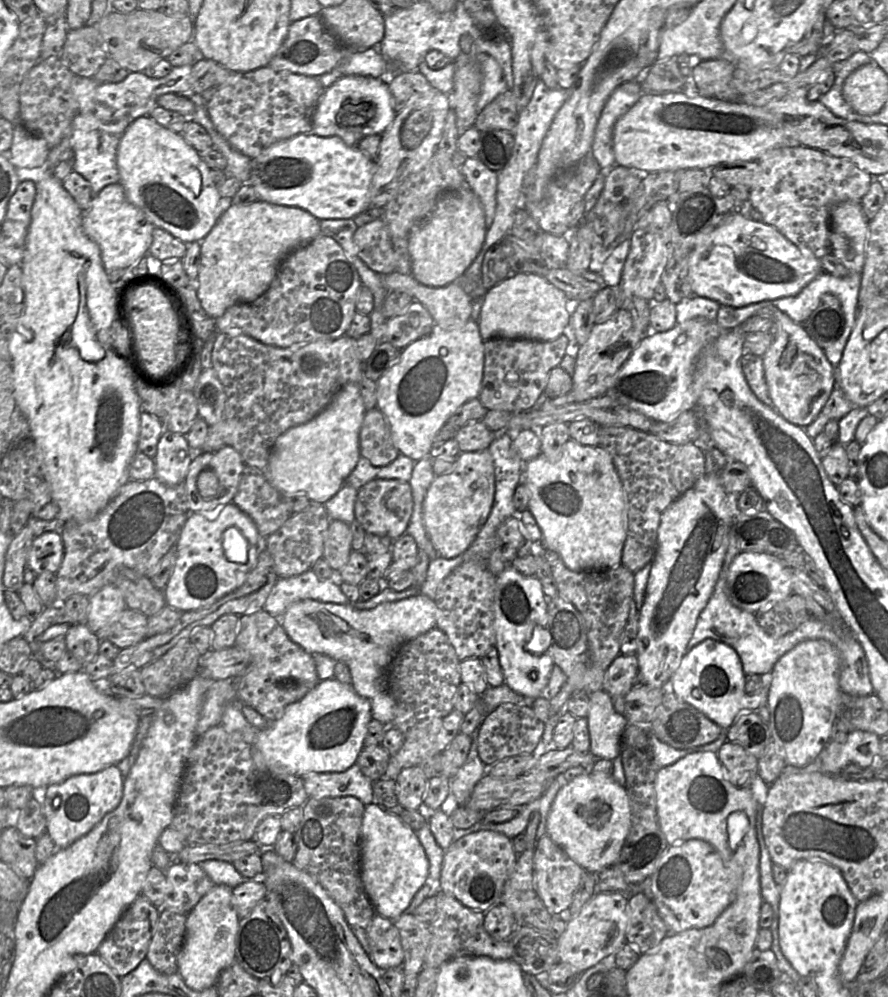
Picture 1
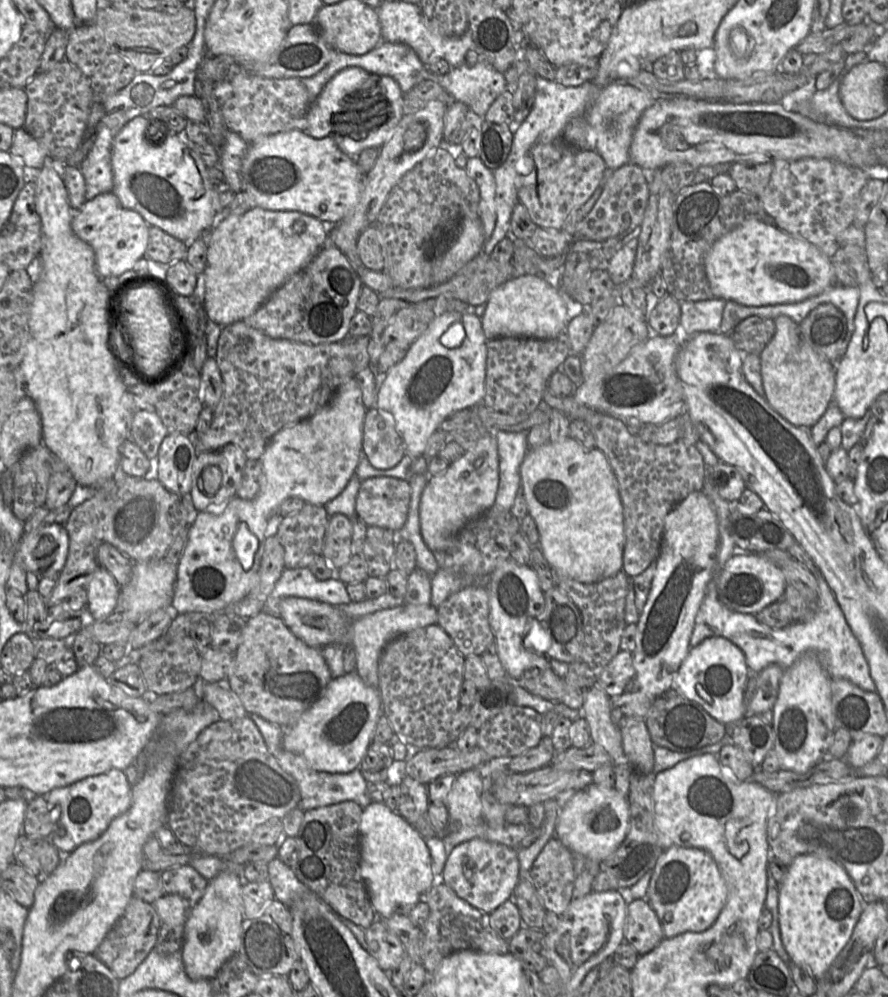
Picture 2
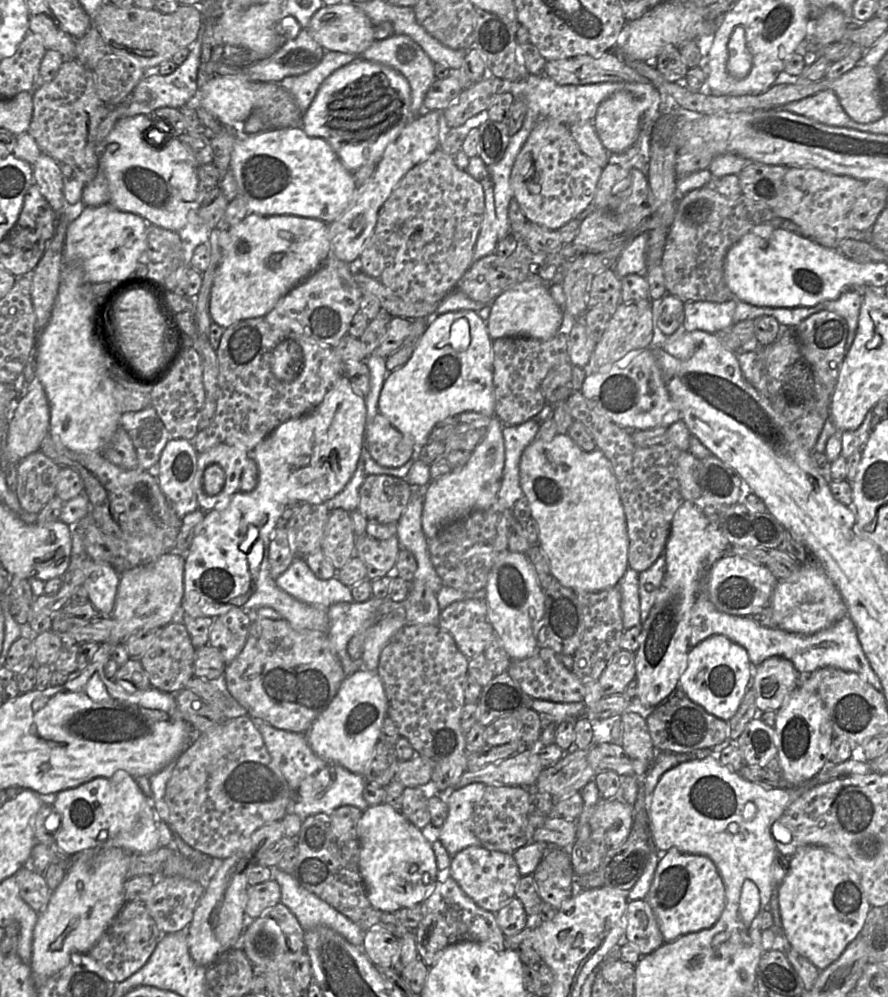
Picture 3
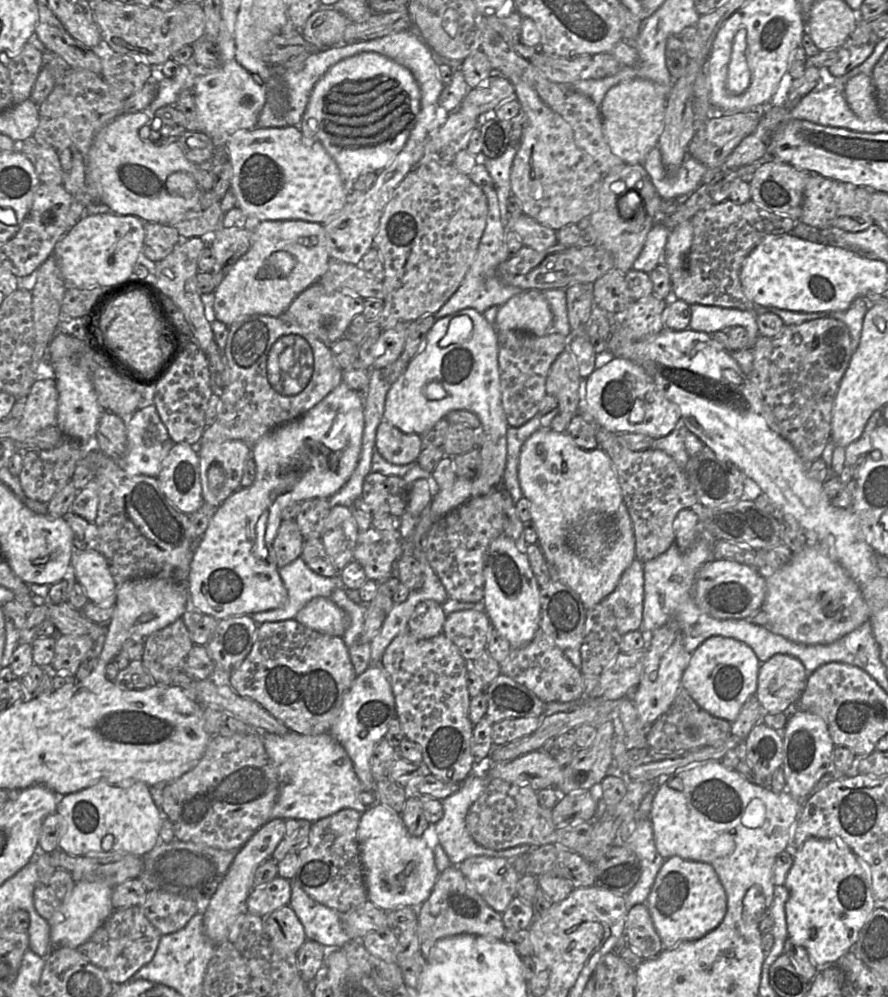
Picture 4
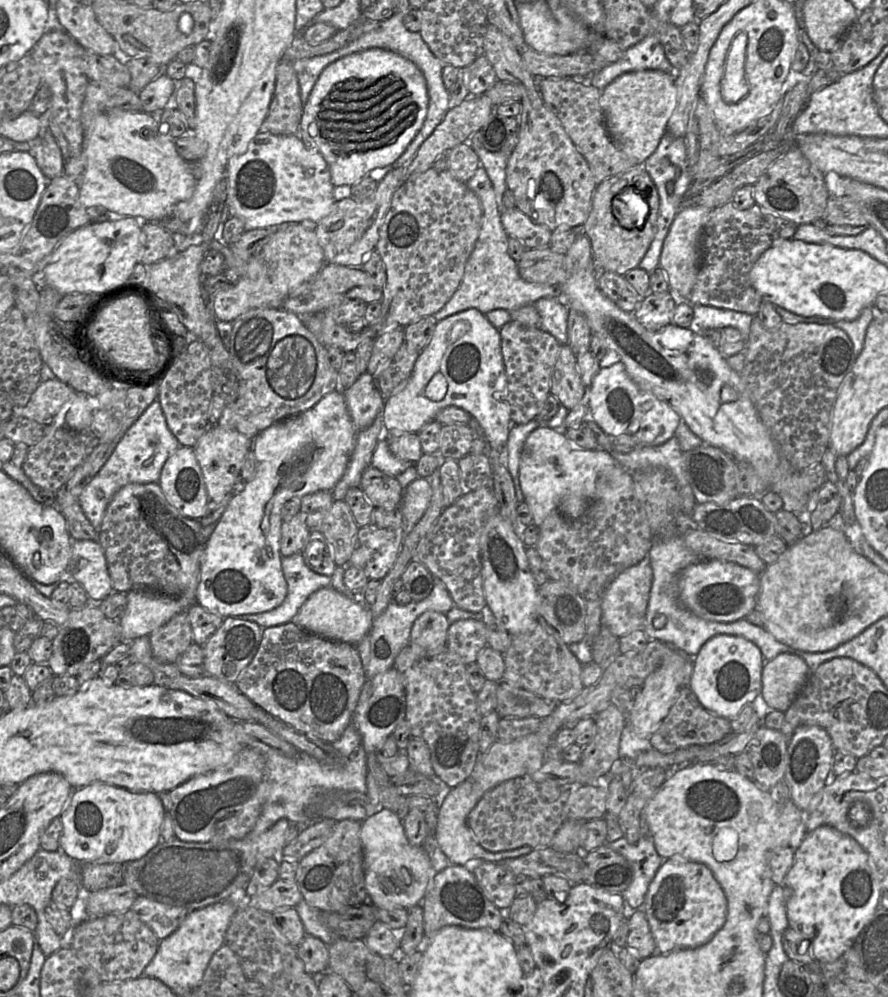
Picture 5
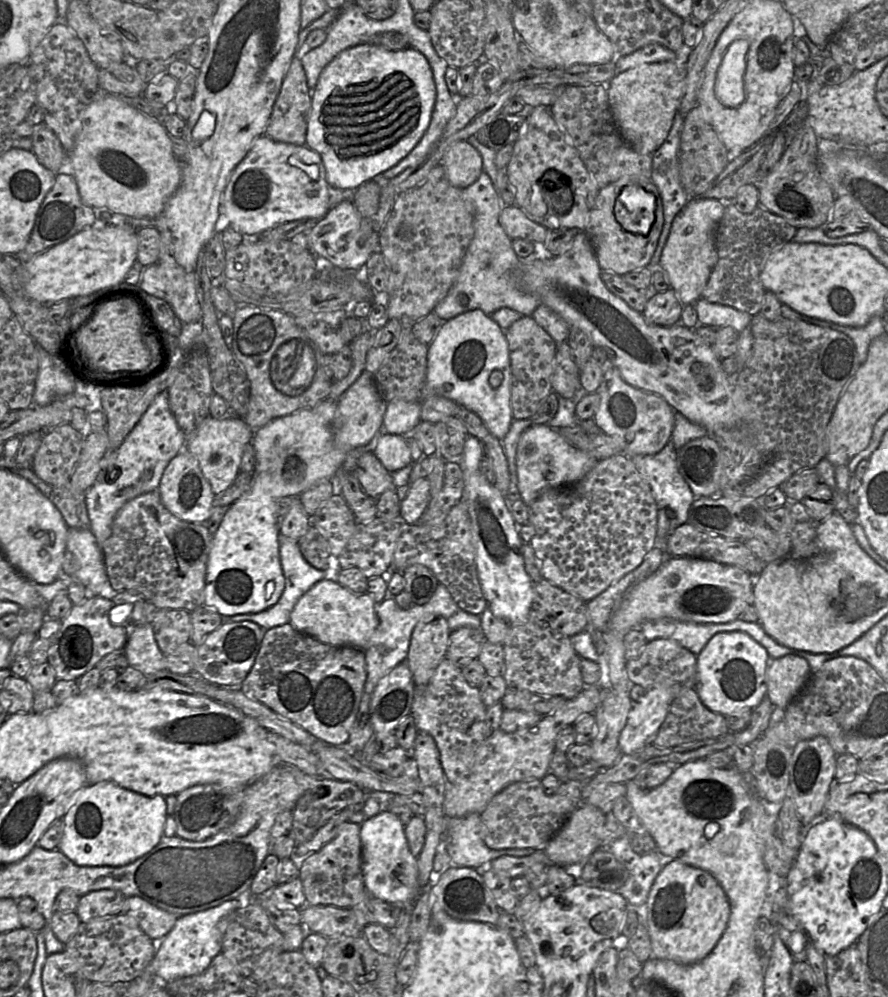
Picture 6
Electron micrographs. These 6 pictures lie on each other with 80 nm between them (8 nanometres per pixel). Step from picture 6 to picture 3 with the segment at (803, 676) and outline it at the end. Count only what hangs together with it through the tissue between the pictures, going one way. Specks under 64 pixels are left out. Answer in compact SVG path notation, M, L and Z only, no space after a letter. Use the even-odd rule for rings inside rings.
M773 656L757 666L753 672L751 687L755 691L755 703L759 713L777 712L800 686L801 674L794 664L781 656Z

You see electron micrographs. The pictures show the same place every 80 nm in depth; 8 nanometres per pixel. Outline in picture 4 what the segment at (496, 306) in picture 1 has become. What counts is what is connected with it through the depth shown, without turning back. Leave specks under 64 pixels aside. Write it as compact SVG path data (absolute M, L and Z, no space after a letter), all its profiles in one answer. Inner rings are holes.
M523 290L499 307L497 332L518 330L544 336L553 330L553 313L543 291Z

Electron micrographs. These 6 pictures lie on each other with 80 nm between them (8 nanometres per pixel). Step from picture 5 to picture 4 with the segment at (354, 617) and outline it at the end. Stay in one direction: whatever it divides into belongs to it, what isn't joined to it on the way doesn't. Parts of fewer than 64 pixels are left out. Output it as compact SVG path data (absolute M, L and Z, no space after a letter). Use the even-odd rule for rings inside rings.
M315 597L294 618L300 624L327 635L342 637L349 626L347 614L331 598Z

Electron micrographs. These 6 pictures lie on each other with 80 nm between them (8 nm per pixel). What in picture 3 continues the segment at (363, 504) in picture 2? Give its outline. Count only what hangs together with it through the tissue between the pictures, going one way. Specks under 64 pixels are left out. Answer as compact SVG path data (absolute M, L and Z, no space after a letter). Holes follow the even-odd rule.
M367 475L360 487L358 511L368 520L397 523L412 496L406 480L390 475Z

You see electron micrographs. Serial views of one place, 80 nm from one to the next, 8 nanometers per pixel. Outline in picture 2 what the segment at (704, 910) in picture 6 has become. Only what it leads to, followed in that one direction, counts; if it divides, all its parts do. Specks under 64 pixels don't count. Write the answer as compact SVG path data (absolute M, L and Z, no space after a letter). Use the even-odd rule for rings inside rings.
M673 845L668 849L664 850L662 855L658 859L655 867L652 870L651 879L649 881L649 886L646 893L646 900L651 905L651 907L657 914L659 921L661 922L664 937L672 938L684 932L702 932L708 929L709 927L711 927L714 924L714 922L717 920L721 910L723 909L726 903L727 886L716 861L708 852L699 848L689 848L689 847Z

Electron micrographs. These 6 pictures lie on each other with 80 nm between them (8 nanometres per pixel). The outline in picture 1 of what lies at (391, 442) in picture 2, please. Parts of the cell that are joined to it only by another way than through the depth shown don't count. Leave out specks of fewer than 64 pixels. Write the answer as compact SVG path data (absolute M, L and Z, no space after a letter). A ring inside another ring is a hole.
M378 408L366 411L359 438L360 455L373 466L387 466L400 454L392 441L390 423Z

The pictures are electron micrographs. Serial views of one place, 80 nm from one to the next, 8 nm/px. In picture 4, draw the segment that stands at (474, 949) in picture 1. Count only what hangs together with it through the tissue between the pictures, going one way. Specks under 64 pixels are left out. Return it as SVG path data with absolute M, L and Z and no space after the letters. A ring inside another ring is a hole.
M454 865L439 874L430 896L419 907L418 928L419 950L425 959L439 939L472 934L501 940L505 932L502 913L492 909Z

